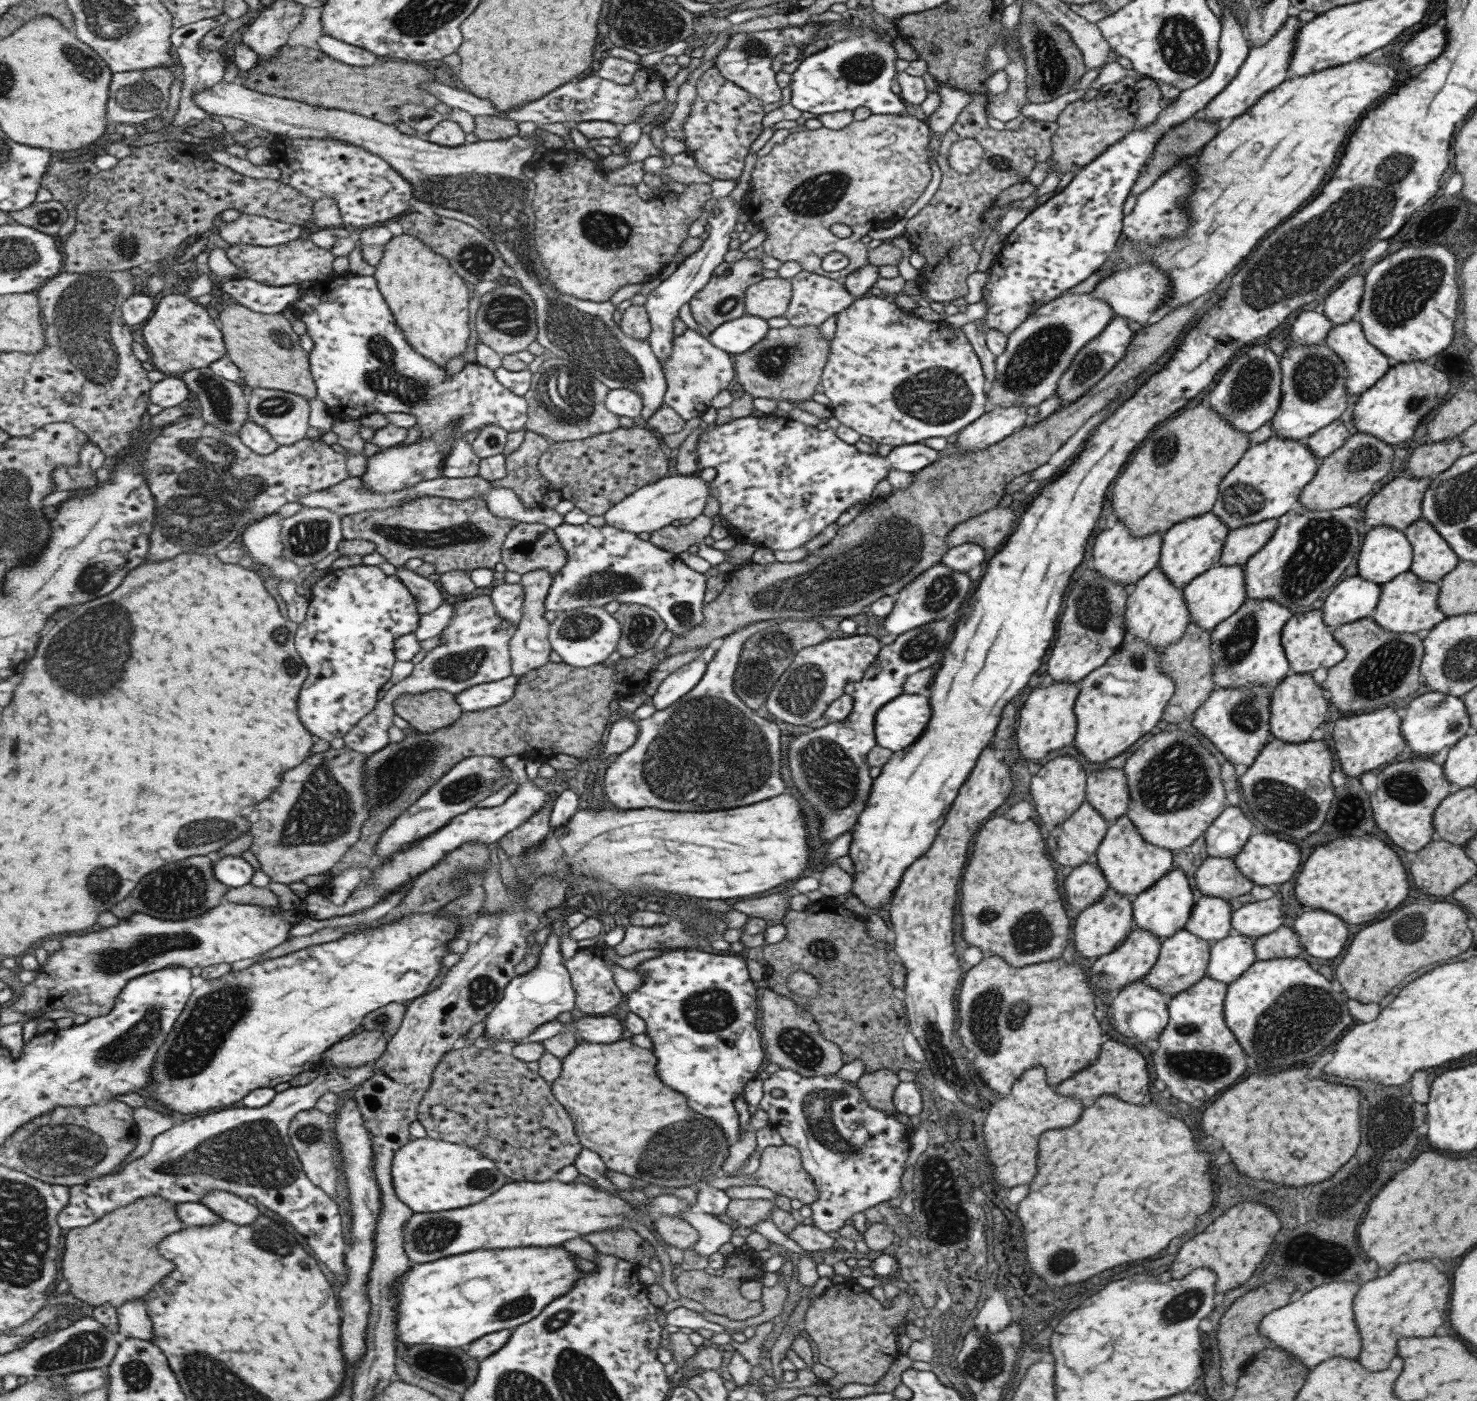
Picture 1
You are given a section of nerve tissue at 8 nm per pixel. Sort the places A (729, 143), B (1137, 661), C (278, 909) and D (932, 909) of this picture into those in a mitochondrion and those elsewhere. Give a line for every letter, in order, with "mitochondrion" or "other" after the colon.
A: other
B: mitochondrion
C: other
D: other

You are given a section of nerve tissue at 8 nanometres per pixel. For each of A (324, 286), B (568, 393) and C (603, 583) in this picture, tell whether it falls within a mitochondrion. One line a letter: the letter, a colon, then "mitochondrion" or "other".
A: other
B: mitochondrion
C: mitochondrion

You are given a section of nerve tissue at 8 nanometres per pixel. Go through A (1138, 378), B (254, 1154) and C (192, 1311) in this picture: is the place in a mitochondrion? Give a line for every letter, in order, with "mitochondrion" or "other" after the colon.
A: other
B: mitochondrion
C: other

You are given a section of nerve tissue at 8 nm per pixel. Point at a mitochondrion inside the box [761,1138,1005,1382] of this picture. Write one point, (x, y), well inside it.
(930, 1201)

